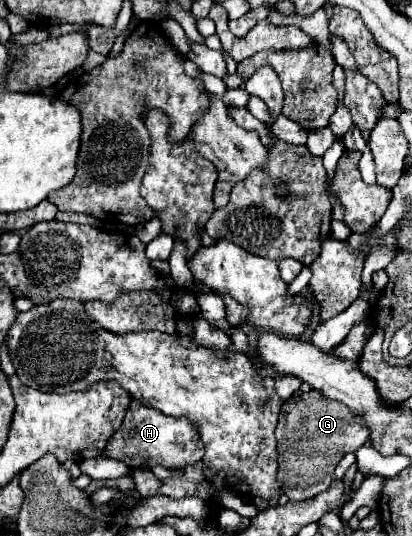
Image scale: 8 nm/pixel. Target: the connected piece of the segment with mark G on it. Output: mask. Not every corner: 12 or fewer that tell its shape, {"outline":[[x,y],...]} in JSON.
{"outline":[[311,390],[284,401],[276,481],[290,503],[326,491],[368,443],[348,407]]}

